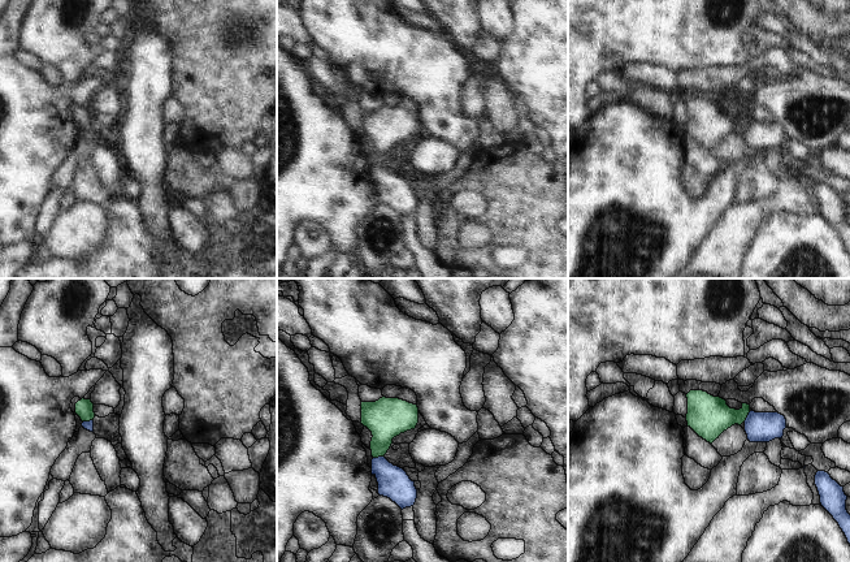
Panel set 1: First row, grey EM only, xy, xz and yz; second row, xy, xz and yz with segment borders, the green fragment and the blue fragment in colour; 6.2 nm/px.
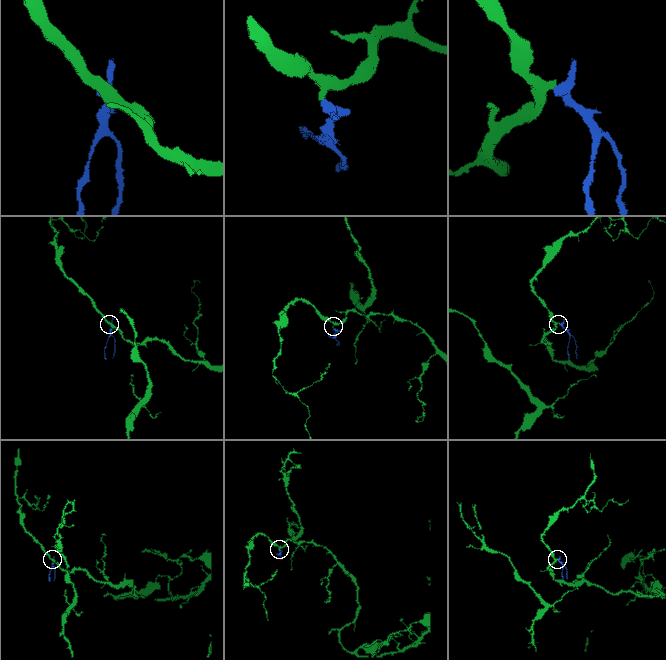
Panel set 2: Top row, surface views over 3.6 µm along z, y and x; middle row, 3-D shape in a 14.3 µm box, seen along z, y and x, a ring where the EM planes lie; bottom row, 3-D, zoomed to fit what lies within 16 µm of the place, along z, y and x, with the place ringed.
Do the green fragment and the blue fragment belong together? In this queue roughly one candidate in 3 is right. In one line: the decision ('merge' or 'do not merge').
do not merge

